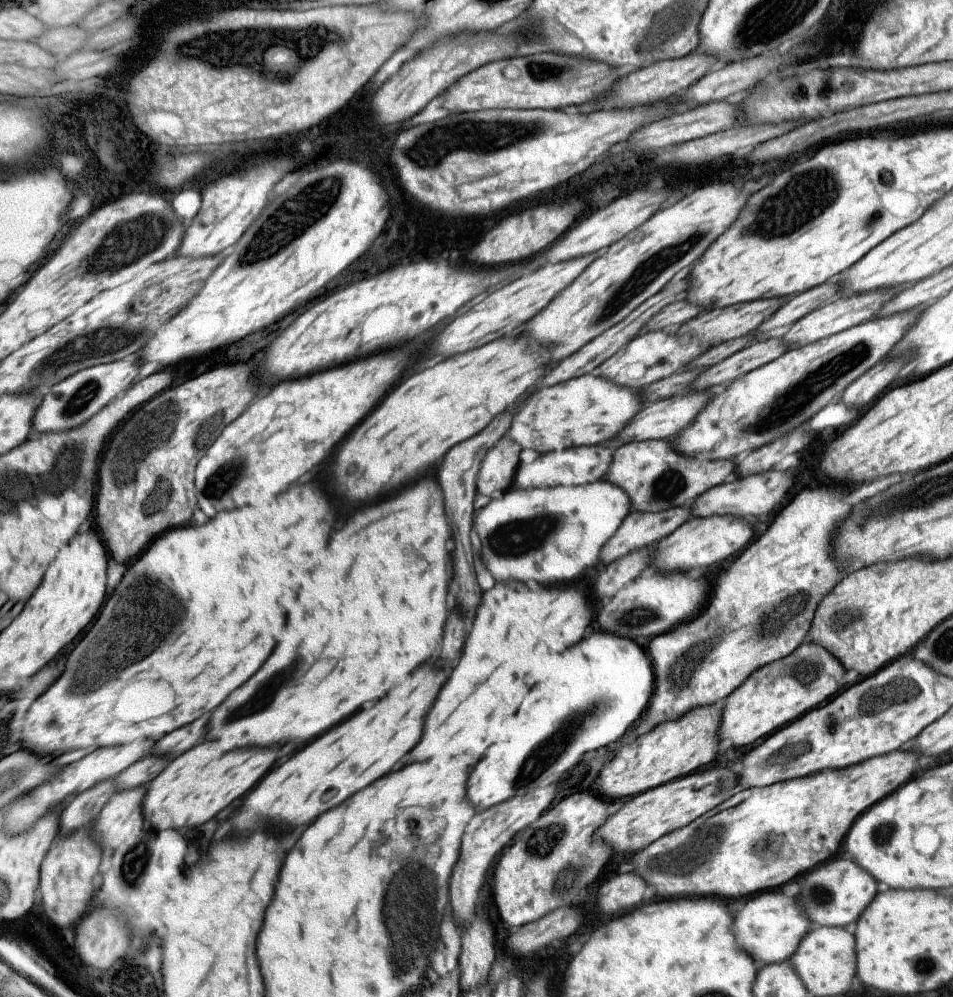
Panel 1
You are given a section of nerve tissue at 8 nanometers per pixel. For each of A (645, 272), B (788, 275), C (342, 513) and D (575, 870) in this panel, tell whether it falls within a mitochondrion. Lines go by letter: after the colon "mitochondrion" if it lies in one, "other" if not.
A: mitochondrion
B: other
C: other
D: mitochondrion

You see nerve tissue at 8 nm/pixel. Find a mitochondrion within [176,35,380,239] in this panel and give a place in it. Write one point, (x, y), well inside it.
(268, 76)

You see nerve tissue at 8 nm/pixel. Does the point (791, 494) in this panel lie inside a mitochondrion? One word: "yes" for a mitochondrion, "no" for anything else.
no

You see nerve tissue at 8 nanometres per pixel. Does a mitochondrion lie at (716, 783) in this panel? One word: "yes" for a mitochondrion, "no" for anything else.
yes

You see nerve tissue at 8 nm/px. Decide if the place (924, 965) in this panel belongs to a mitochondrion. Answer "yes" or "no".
yes

